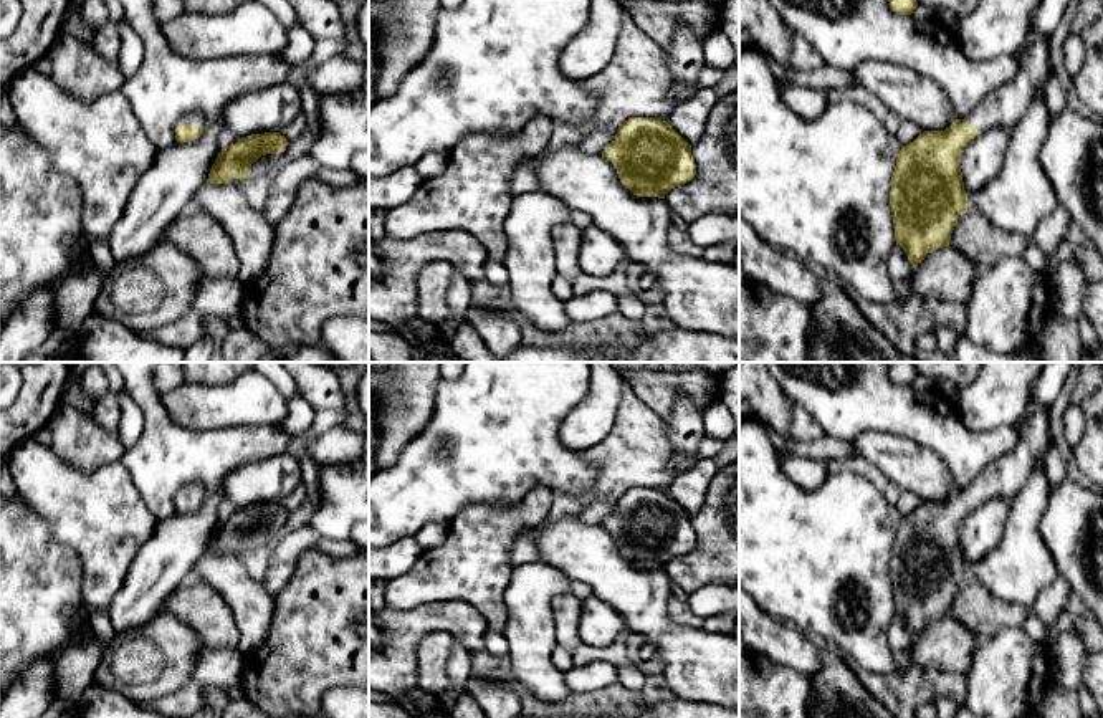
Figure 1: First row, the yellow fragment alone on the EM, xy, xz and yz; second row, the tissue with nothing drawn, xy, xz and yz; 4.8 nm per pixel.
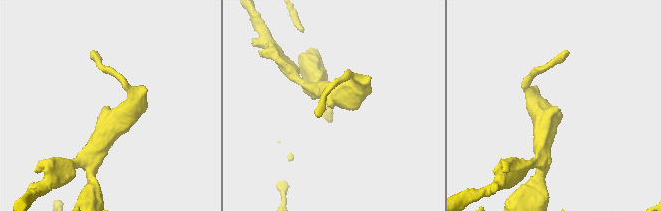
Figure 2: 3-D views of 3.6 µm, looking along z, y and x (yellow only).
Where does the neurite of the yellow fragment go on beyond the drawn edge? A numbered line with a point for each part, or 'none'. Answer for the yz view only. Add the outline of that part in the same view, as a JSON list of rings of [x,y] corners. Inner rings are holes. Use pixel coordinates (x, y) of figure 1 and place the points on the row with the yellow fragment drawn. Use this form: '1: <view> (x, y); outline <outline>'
1: yz (1004, 106); outline [[[1030,38],[1017,55],[1019,69],[1012,81],[994,89],[967,117],[967,124],[981,132],[1010,129],[1029,109],[1037,89],[1050,71],[1050,38]]]

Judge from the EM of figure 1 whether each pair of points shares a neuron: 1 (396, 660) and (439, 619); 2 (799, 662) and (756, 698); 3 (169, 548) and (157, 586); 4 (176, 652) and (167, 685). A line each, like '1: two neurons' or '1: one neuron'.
1: one neuron
2: two neurons
3: one neuron
4: one neuron

